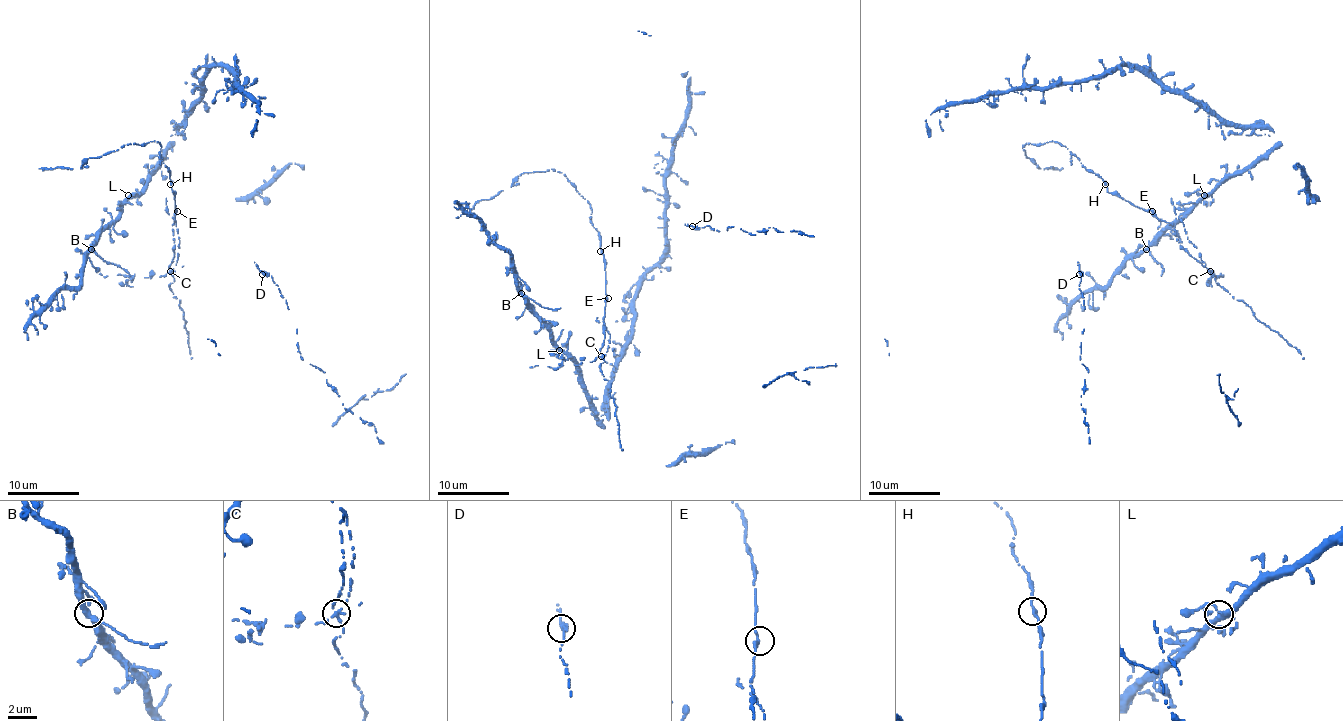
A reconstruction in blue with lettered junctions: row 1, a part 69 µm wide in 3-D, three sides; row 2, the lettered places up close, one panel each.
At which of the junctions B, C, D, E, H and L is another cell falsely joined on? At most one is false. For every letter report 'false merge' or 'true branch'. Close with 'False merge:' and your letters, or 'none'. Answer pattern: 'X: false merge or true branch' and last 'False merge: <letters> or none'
B: true branch
C: false merge
D: true branch
E: true branch
H: true branch
L: true branch
False merge: C

